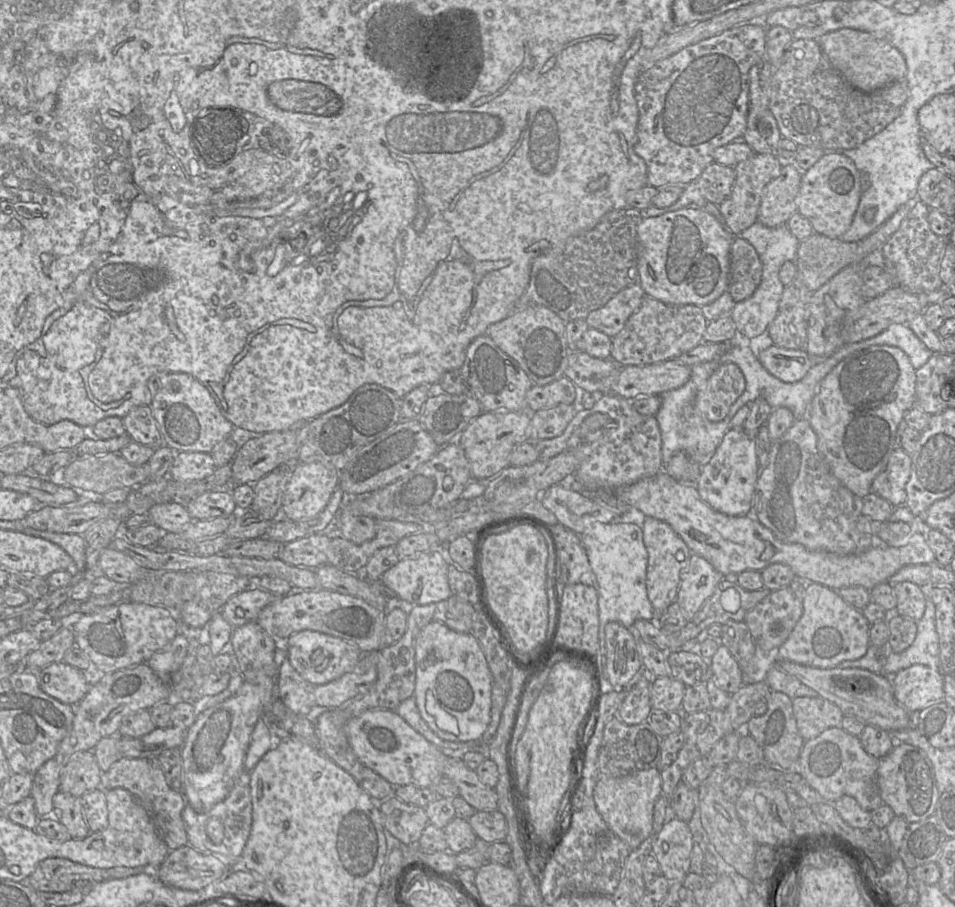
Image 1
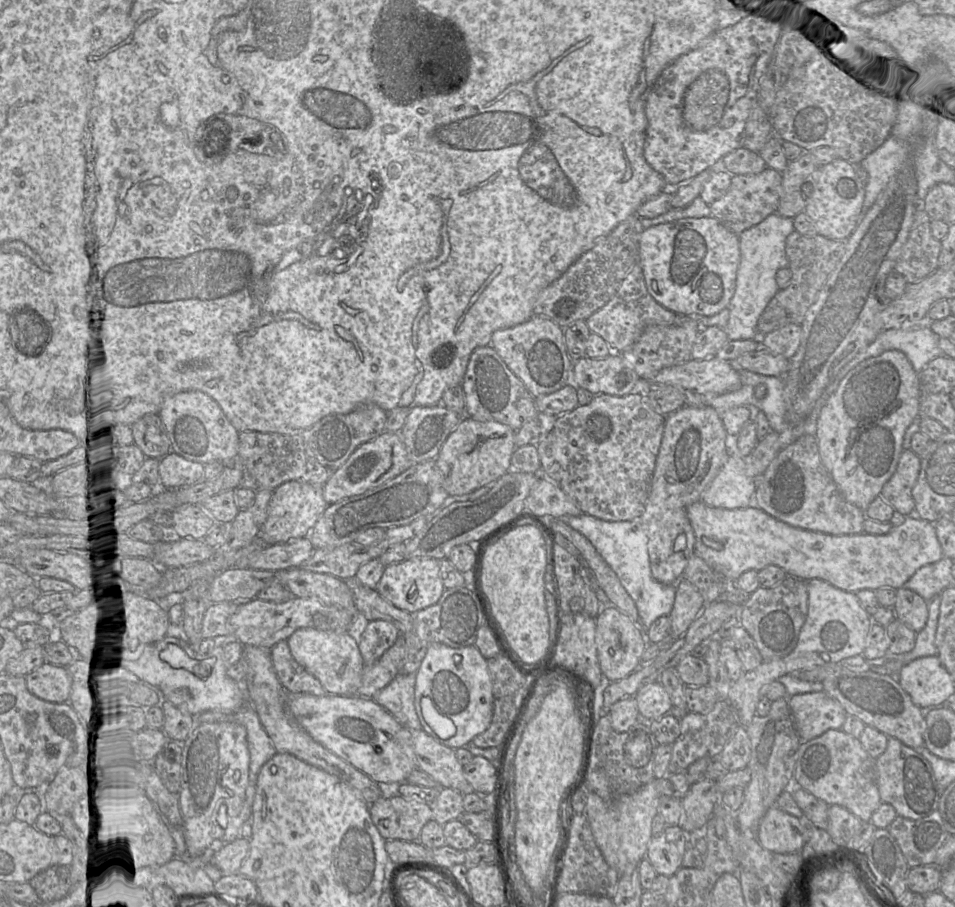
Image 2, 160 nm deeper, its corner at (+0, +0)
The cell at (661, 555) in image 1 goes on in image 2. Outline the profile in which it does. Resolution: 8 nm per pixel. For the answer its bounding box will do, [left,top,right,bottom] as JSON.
[640,406,728,584]

